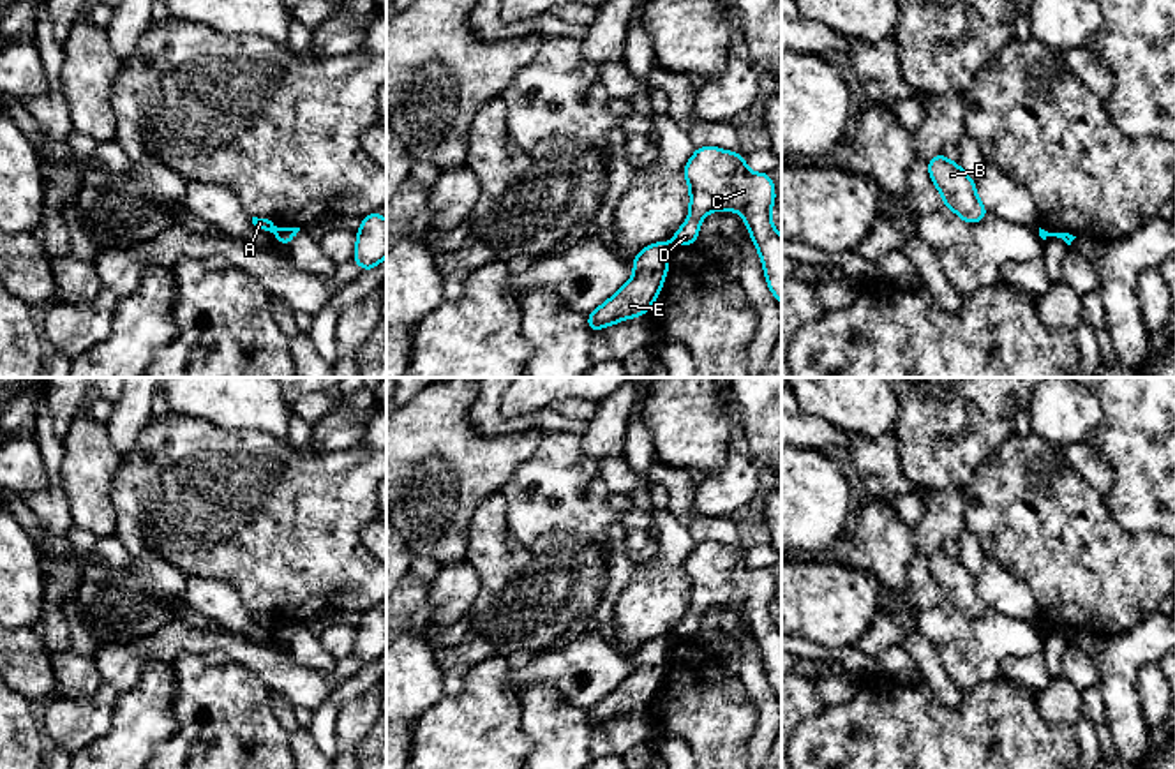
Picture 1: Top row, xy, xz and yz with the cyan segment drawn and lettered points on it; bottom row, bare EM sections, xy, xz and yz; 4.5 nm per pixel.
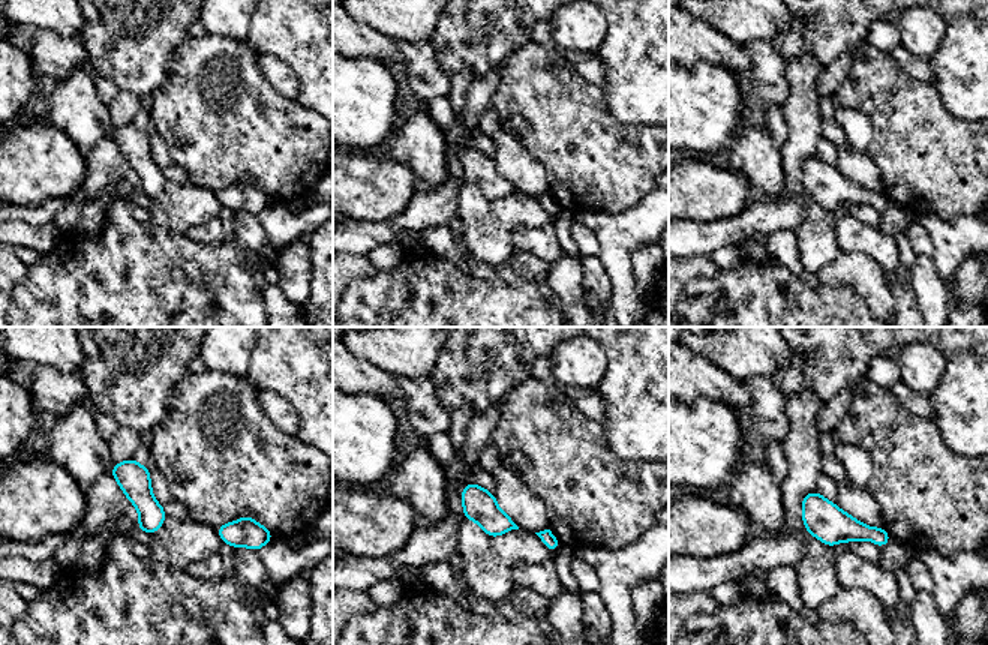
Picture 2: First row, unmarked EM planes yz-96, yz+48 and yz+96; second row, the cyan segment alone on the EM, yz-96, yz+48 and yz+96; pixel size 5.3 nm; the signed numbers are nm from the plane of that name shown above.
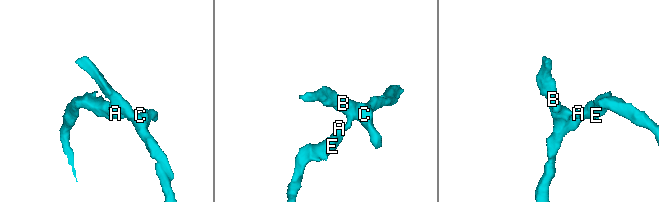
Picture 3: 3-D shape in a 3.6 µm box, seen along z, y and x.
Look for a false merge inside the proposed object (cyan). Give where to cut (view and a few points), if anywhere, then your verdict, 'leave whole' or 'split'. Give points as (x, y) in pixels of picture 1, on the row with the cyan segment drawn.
cut in yz along (1045, 231), (1048, 235); split

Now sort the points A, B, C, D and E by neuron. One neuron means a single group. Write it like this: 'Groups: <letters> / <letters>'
Groups: A E / B C D

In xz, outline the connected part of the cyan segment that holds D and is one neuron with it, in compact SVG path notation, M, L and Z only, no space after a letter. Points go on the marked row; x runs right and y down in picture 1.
M697 146L683 176L690 185L686 222L672 235L670 245L693 245L700 220L713 210L737 210L762 259L766 282L782 305L782 236L773 226L771 206L776 203L769 173L752 173L745 153L716 146Z

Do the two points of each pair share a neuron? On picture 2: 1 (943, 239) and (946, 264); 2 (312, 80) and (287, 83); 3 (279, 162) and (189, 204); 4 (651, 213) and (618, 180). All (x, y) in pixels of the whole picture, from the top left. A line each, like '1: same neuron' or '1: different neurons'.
1: same neuron
2: different neurons
3: different neurons
4: different neurons

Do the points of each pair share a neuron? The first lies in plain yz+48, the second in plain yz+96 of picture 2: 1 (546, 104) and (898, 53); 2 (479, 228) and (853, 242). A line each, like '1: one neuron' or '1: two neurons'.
1: two neurons
2: two neurons

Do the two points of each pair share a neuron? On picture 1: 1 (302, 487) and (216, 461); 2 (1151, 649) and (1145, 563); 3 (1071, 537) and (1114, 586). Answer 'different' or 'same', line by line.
1: same
2: different
3: same

